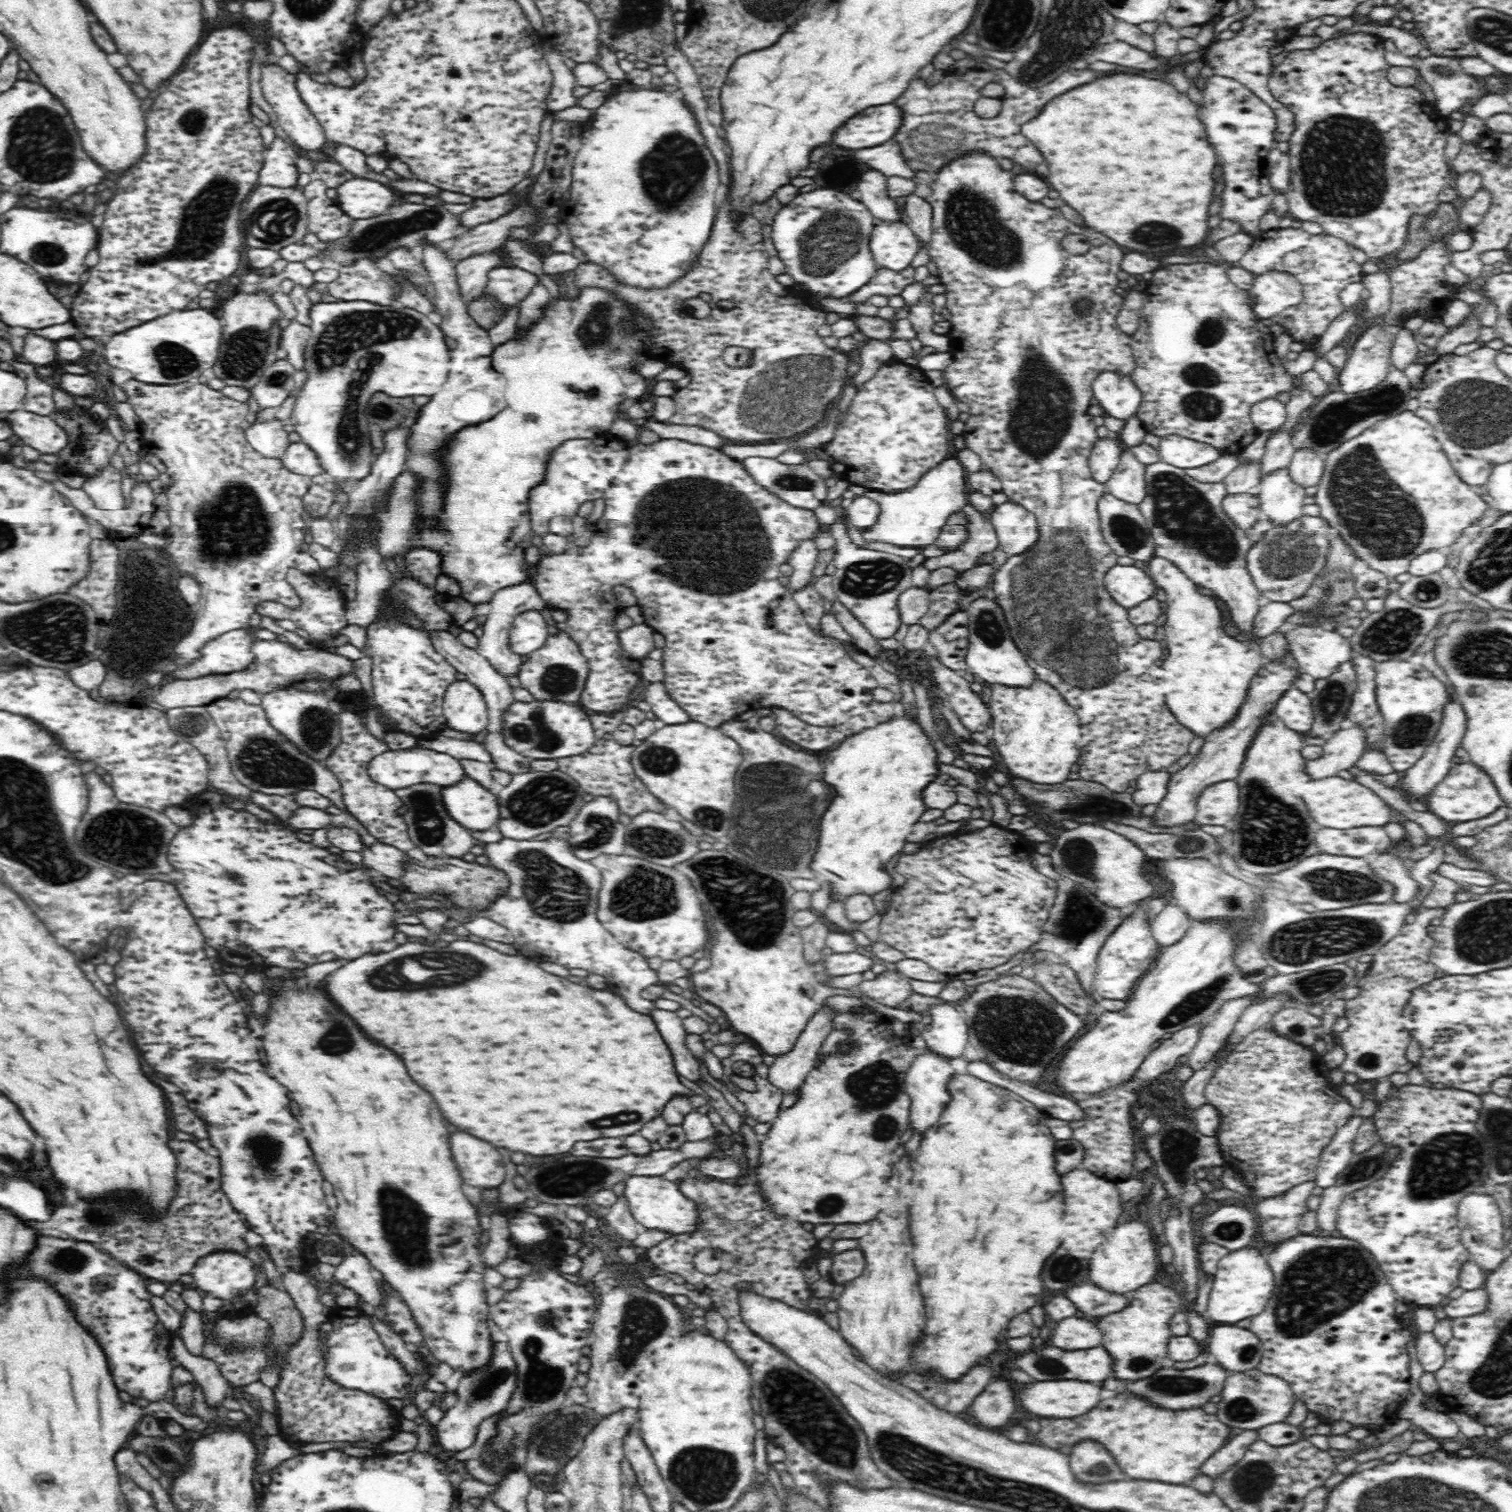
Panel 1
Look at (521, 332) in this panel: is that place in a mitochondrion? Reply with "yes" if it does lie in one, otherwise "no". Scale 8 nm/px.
no

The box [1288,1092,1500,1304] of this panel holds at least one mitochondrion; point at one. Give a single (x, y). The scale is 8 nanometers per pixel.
(1448, 1164)

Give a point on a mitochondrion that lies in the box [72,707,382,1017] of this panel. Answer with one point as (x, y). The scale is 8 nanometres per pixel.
(129, 838)

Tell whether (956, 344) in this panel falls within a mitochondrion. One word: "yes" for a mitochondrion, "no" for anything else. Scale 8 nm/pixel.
no

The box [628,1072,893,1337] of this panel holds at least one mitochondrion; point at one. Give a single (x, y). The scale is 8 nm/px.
(831, 1204)

